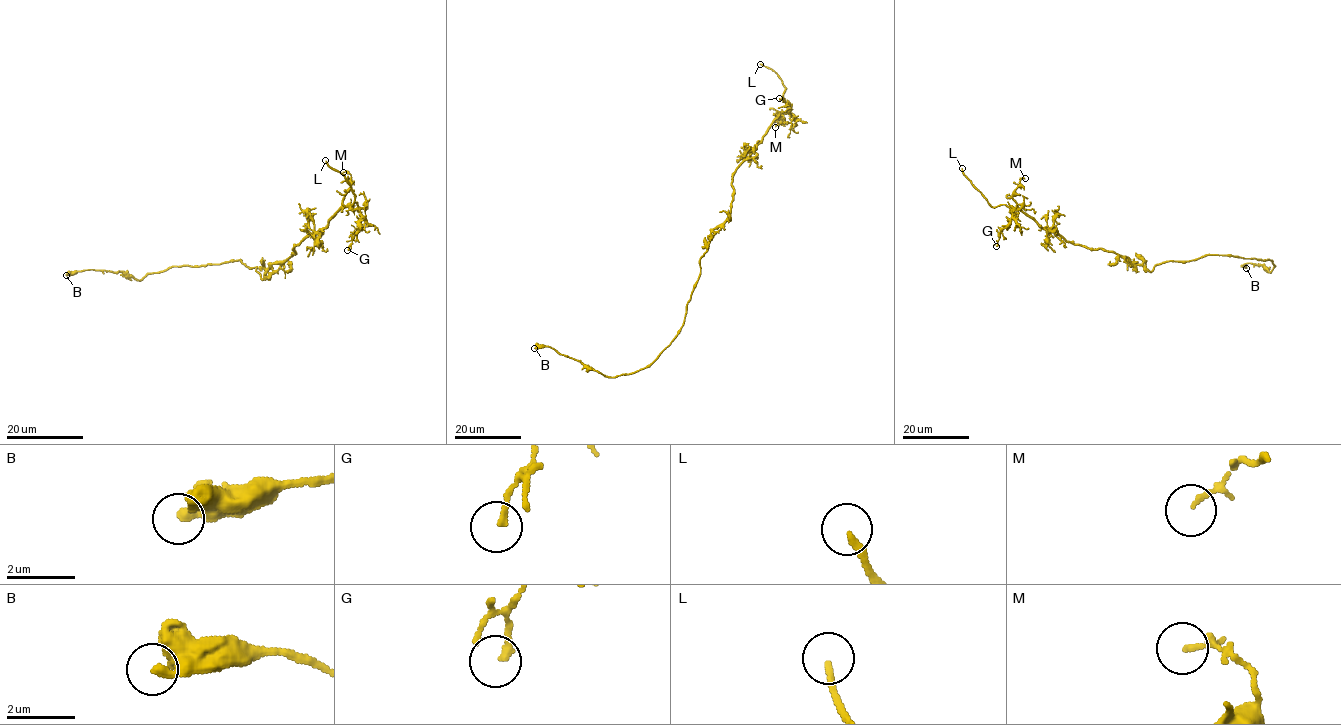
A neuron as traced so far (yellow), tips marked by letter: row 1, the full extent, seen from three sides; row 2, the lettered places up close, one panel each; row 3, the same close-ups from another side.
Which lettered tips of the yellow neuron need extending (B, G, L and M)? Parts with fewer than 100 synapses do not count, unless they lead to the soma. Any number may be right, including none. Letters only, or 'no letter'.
L

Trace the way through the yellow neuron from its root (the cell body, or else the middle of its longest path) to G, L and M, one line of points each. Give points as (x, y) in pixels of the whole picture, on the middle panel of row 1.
G: (705, 252), (709, 235), (730, 211), (732, 175), (735, 168), (776, 119), (791, 113), (790, 106), (779, 98)
L: (705, 252), (709, 235), (730, 211), (732, 175), (735, 168), (771, 123), (787, 111), (782, 80), (760, 64)
M: (705, 252), (709, 235), (730, 211), (732, 175), (735, 168), (778, 114), (782, 121), (775, 127)

